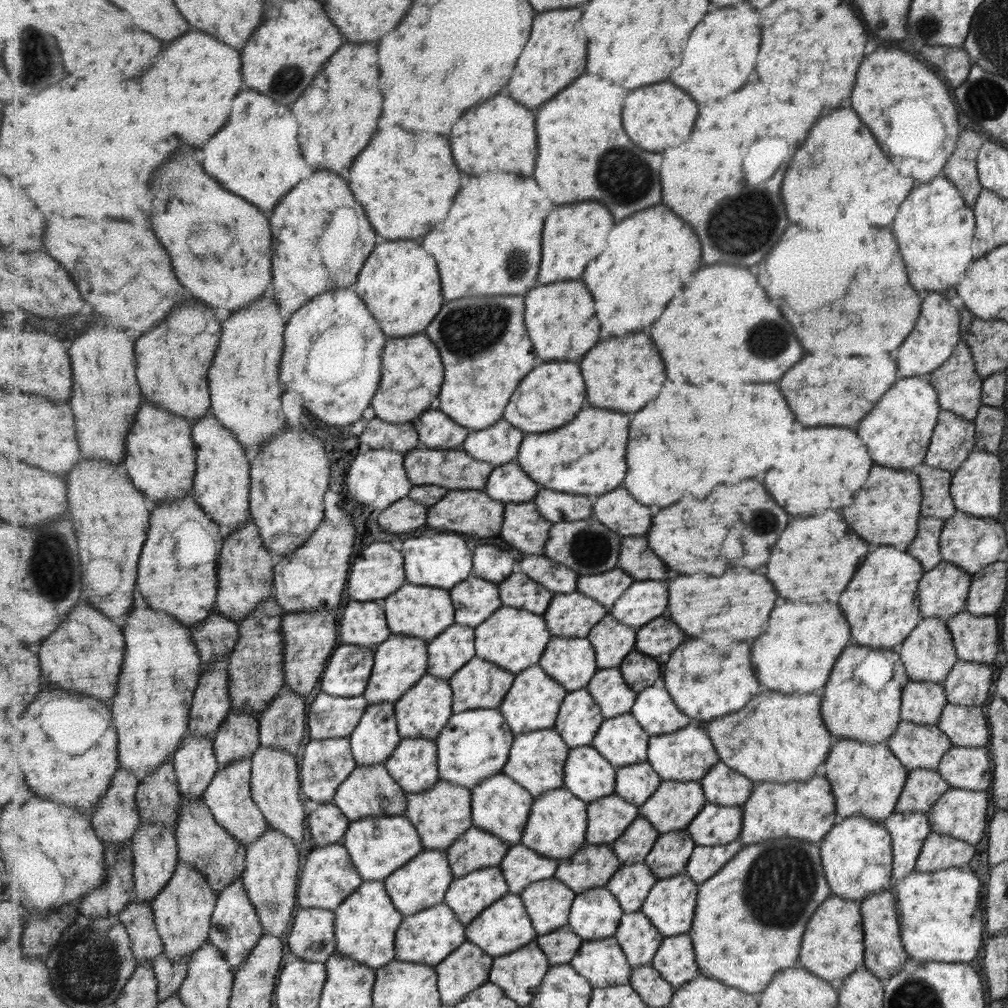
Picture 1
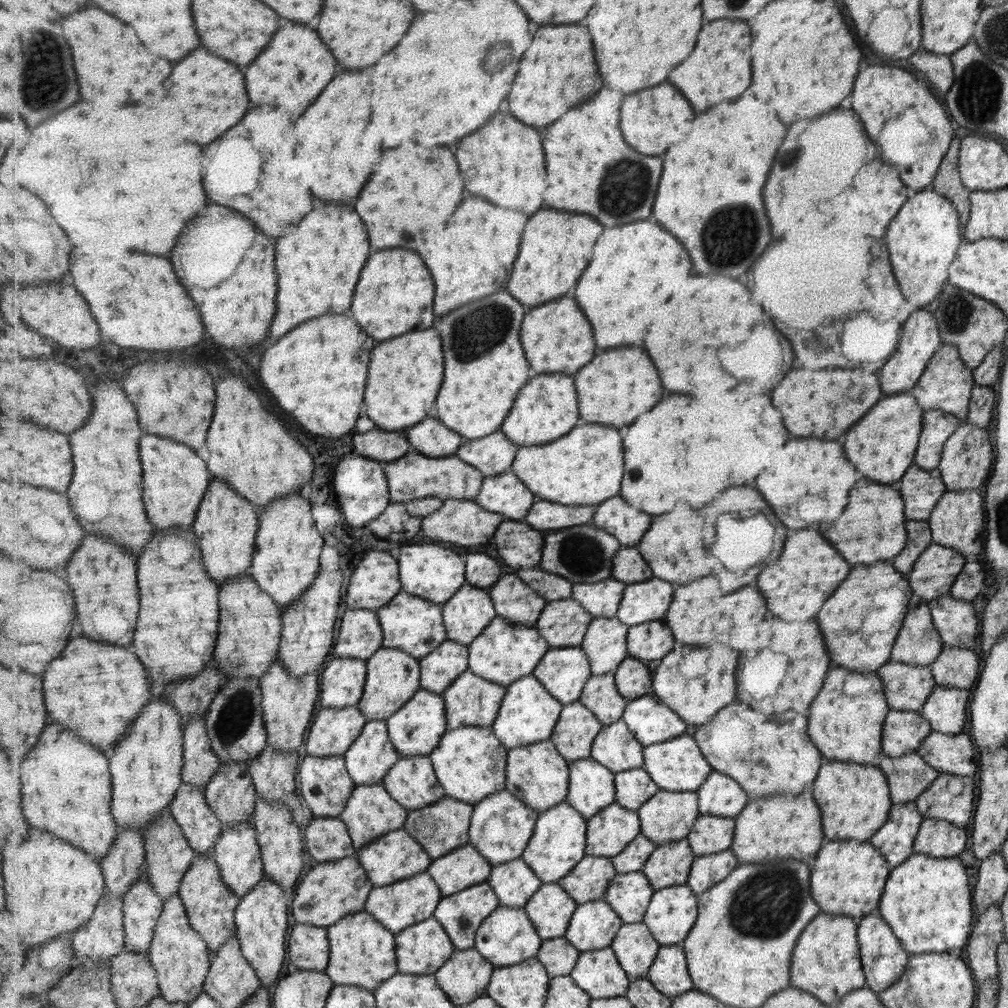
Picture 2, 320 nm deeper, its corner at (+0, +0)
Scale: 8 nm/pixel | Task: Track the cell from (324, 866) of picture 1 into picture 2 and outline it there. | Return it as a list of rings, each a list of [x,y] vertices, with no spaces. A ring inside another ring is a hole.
[[[357,857],[318,863],[302,879],[295,892],[293,916],[295,923],[332,927],[350,914],[365,910],[368,897],[375,888],[364,865]]]

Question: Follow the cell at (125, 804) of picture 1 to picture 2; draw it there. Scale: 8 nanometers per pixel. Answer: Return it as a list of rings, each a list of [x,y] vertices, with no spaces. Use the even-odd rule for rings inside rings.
[[[121,828],[112,851],[100,860],[107,897],[123,897],[140,880],[146,866],[143,833]]]

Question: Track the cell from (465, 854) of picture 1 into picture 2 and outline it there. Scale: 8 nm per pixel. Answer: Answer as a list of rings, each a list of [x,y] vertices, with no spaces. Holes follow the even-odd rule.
[[[470,842],[433,860],[428,871],[437,881],[444,897],[457,895],[473,885],[484,883],[492,874],[494,865]]]

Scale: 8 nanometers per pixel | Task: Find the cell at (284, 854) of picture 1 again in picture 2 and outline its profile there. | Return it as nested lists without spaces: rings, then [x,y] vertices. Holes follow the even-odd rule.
[[[264,876],[264,879],[249,895],[245,895],[236,910],[236,935],[241,943],[245,958],[256,969],[264,986],[271,986],[283,968],[283,962],[287,958],[287,928],[289,928],[289,900],[283,886],[272,878]]]

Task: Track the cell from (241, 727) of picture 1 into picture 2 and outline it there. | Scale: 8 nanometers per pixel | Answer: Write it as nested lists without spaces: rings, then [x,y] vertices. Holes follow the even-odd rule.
[[[249,764],[222,766],[207,786],[206,799],[224,829],[252,820],[258,795]]]

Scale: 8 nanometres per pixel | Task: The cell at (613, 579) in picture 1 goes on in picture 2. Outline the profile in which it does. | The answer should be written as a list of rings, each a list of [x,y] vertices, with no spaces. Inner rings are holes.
[[[613,577],[593,584],[576,583],[572,598],[583,604],[593,617],[615,618],[626,585]]]

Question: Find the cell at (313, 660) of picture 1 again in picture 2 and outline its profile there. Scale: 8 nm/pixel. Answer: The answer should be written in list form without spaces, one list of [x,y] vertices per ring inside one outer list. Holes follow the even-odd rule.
[[[281,654],[261,678],[262,704],[265,726],[268,728],[268,746],[277,750],[297,750],[303,744],[303,736],[313,720],[315,706],[319,700],[319,674],[293,677],[286,669]]]

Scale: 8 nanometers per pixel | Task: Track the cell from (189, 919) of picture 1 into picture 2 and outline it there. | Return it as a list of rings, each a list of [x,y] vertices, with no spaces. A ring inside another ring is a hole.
[[[180,893],[164,901],[164,911],[157,923],[148,957],[157,969],[161,995],[165,1000],[190,1004],[204,991],[213,956],[207,941],[190,924]]]

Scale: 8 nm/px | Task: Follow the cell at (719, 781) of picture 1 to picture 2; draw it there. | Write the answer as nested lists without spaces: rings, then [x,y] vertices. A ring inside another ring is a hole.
[[[713,771],[697,791],[700,811],[711,816],[736,818],[751,802],[745,789],[732,777]]]

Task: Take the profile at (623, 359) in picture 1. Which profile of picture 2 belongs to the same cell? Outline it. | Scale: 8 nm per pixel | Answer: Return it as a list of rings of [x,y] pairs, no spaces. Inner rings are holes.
[[[623,348],[599,354],[593,358],[589,368],[581,368],[575,380],[583,414],[581,418],[593,424],[607,424],[615,428],[633,424],[643,412],[649,412],[665,392],[659,372],[643,348]]]

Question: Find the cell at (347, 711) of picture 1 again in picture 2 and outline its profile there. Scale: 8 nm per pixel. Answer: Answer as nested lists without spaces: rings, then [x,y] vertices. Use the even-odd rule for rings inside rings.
[[[358,706],[322,708],[307,739],[306,751],[315,757],[345,755],[368,723]]]

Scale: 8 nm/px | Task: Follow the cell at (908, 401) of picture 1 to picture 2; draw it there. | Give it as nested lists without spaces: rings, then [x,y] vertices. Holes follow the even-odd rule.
[[[909,392],[881,396],[881,400],[865,414],[865,420],[859,420],[853,426],[853,432],[849,428],[845,434],[845,456],[851,456],[853,464],[857,464],[857,472],[861,472],[863,478],[879,484],[897,482],[909,465],[913,464],[922,412]]]

